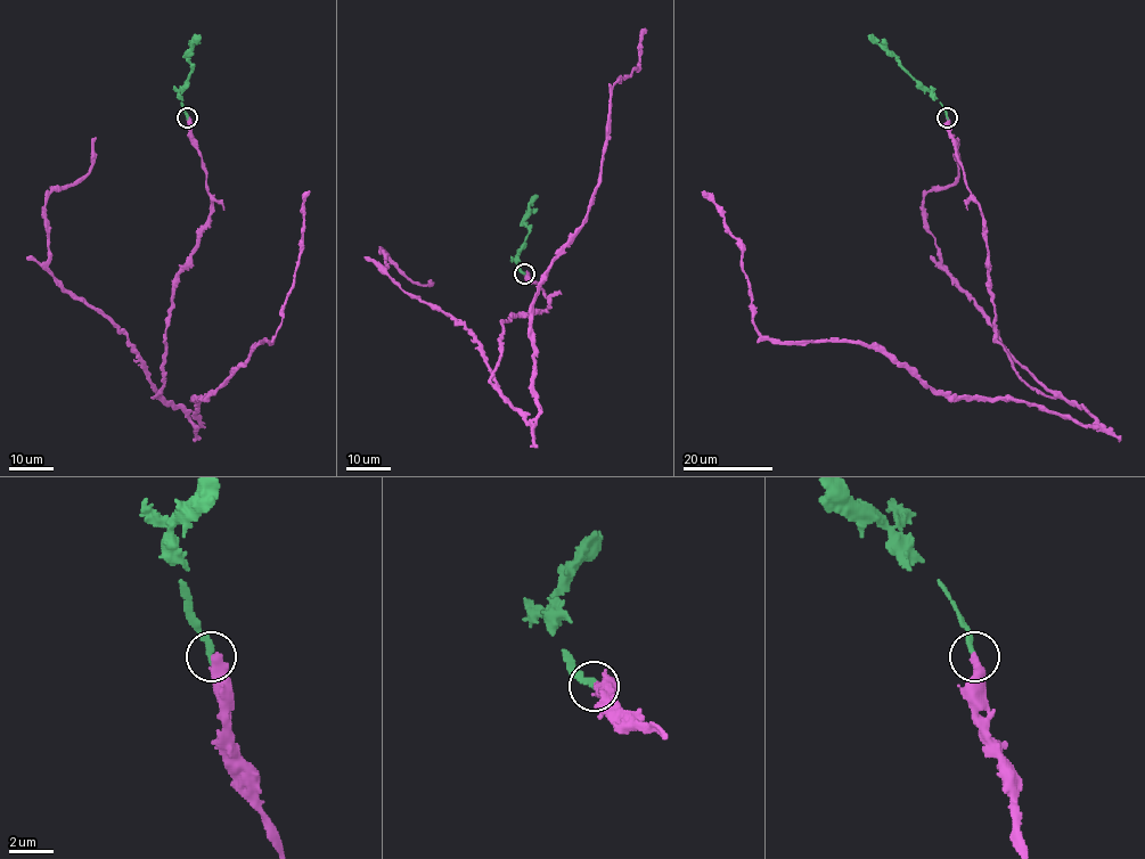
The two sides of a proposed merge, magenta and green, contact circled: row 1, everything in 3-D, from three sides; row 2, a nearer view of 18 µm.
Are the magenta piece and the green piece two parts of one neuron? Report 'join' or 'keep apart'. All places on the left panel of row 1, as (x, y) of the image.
join

